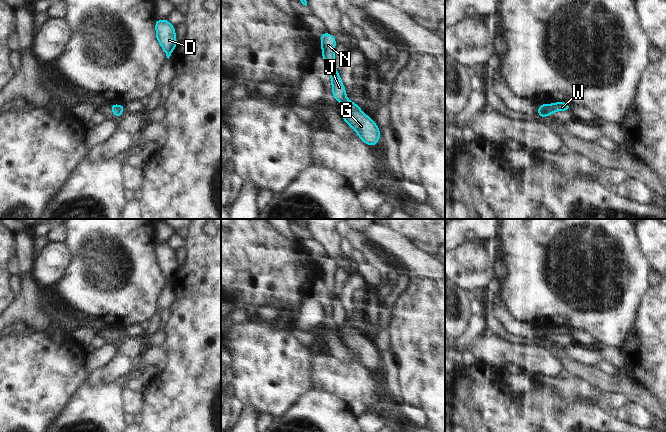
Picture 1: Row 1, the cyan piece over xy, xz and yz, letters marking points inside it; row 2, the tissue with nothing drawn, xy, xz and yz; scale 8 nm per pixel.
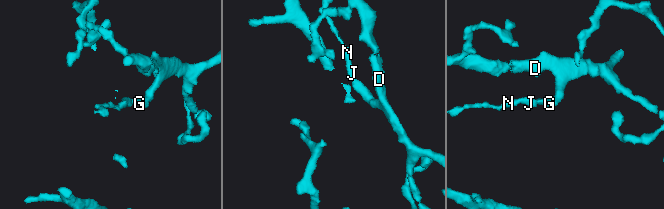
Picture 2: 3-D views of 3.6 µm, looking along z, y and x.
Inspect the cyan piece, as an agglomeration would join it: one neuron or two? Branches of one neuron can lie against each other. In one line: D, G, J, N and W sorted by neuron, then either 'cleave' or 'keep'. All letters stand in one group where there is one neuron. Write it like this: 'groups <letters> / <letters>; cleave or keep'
groups D G W / J N; cleave

